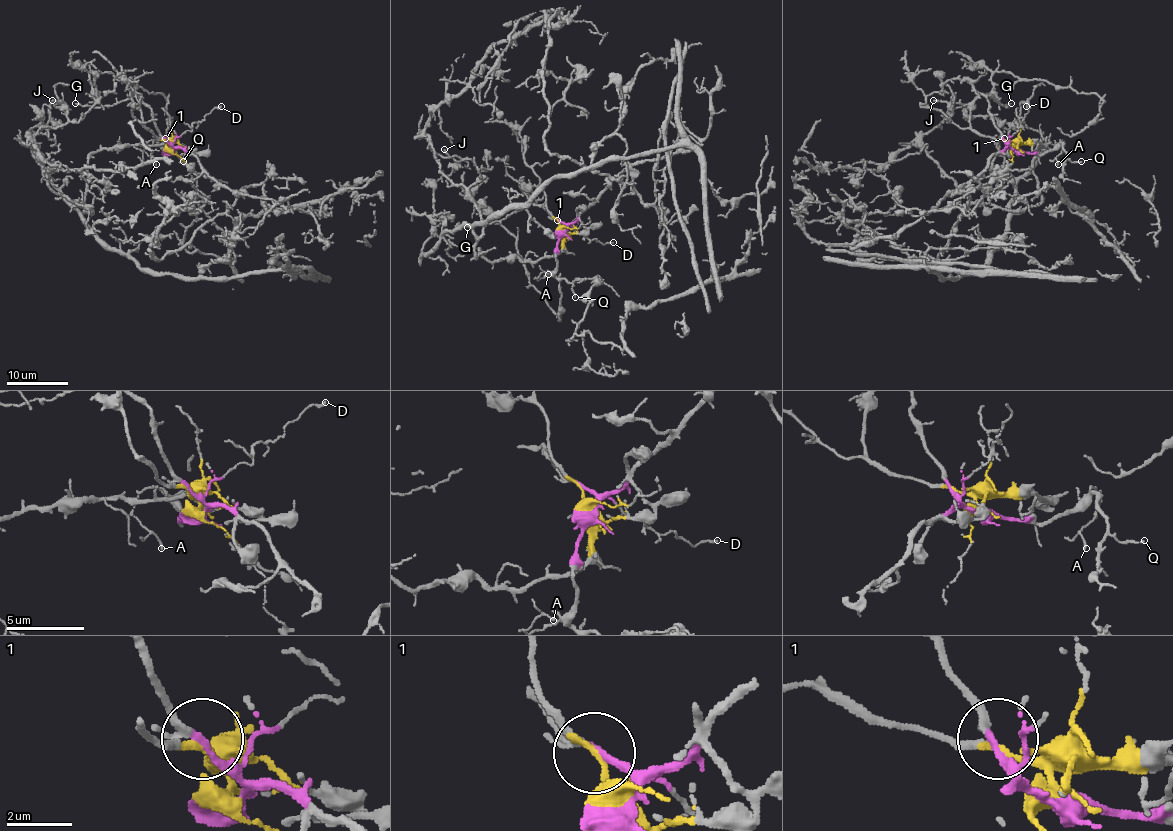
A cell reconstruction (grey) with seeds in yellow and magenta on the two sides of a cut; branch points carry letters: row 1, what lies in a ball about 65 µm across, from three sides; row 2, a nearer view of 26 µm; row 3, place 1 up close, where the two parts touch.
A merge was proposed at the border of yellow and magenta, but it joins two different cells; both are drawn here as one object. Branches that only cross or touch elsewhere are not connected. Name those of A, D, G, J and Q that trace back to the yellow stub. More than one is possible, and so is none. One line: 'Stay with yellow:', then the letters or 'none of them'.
Stay with yellow: J

